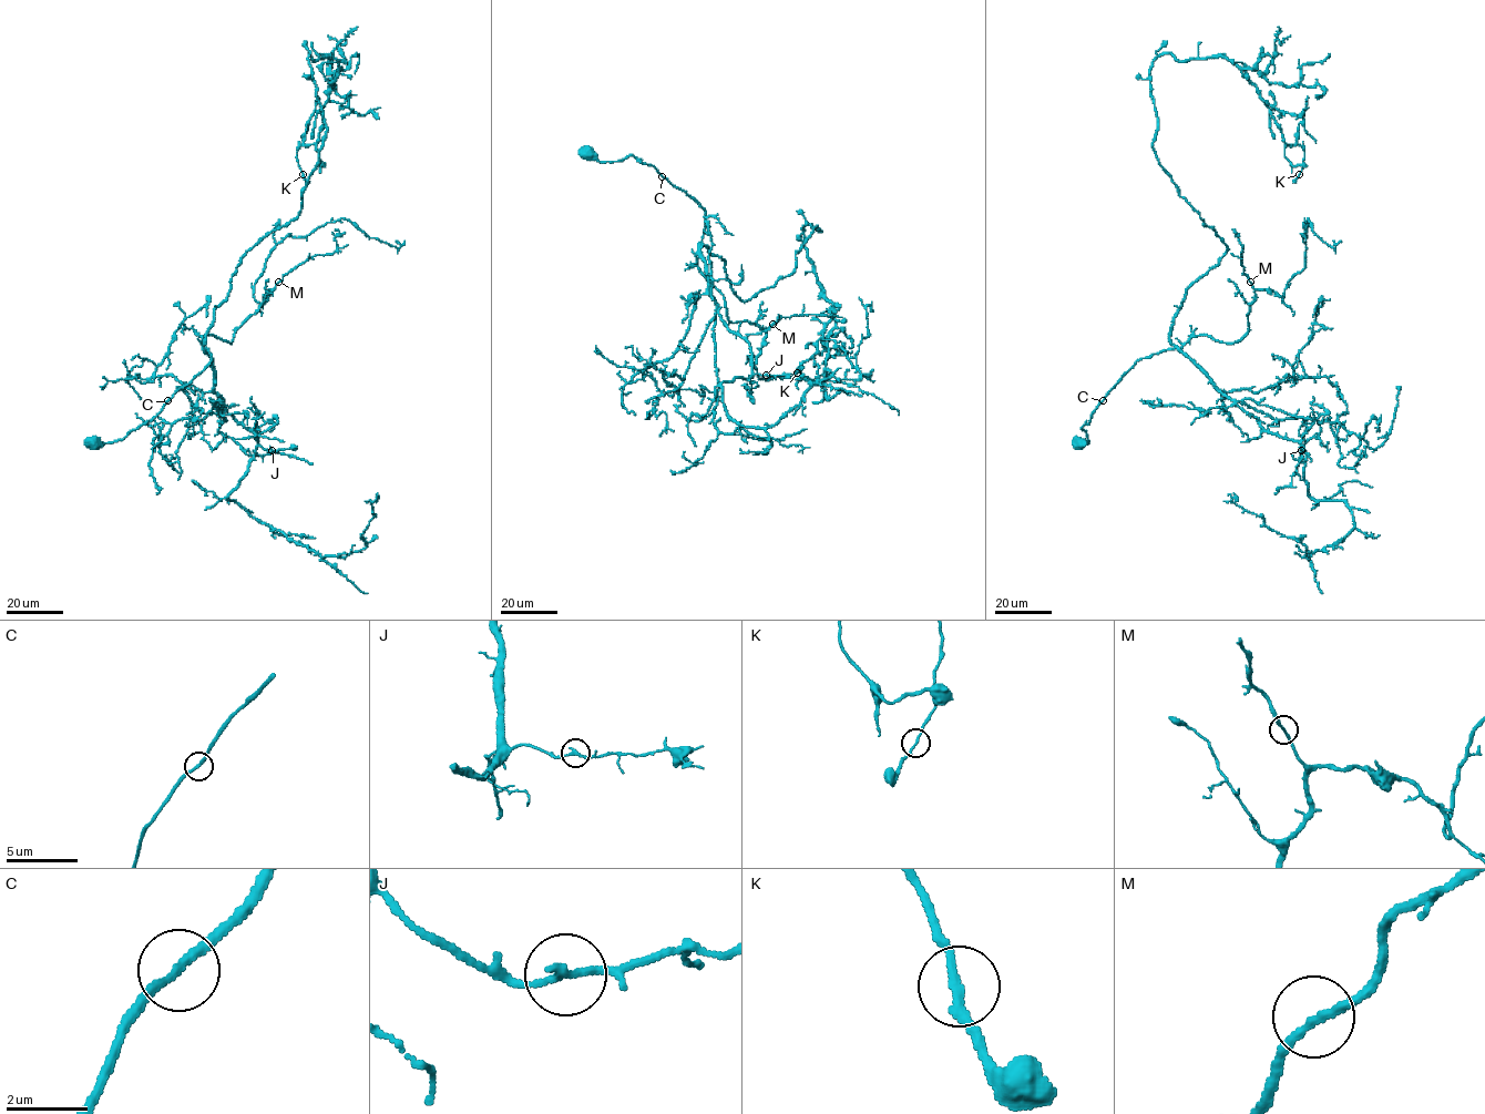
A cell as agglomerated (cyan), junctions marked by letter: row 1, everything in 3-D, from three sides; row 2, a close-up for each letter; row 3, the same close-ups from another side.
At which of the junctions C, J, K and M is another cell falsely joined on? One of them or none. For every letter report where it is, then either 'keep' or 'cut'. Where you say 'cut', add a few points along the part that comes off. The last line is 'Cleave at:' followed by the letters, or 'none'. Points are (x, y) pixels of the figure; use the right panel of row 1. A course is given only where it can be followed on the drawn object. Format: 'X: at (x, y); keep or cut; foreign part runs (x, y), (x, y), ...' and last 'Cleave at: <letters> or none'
C: at (1103, 400); keep
J: at (1301, 450); keep
K: at (1299, 174); keep
M: at (1250, 282); keep
Cleave at: none

